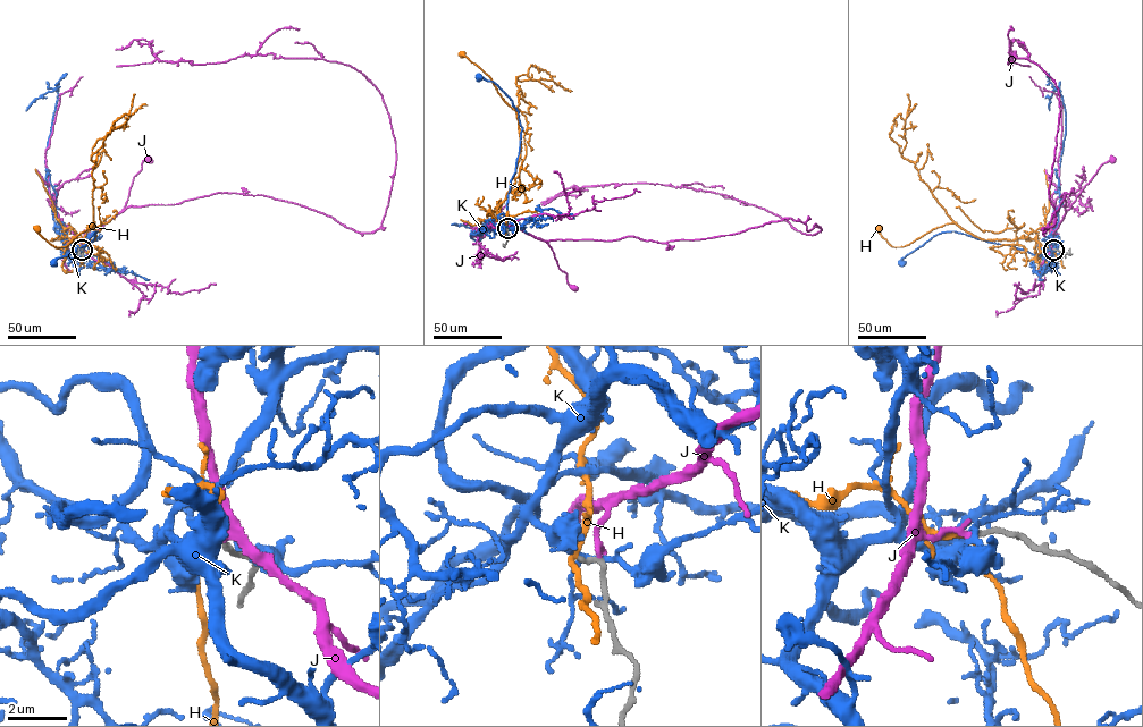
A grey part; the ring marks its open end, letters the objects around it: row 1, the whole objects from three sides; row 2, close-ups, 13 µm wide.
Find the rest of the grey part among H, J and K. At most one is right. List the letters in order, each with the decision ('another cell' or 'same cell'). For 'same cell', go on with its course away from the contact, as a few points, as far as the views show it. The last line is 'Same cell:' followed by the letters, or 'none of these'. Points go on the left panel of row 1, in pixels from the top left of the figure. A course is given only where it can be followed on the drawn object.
H: another cell
J: same cell; it runs (82, 250), (82, 238), (101, 228), (124, 206), (134, 177), (148, 159)
K: another cell
Same cell: J

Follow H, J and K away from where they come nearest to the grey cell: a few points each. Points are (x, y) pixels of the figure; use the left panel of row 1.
H: (81, 250), (72, 241), (75, 237), (93, 239), (94, 222), (60, 247), (49, 243), (36, 228)
J: (82, 250), (82, 238), (101, 228), (124, 206), (134, 177), (148, 159)
K: (82, 250), (82, 255), (97, 230), (84, 245), (57, 258), (52, 263)

